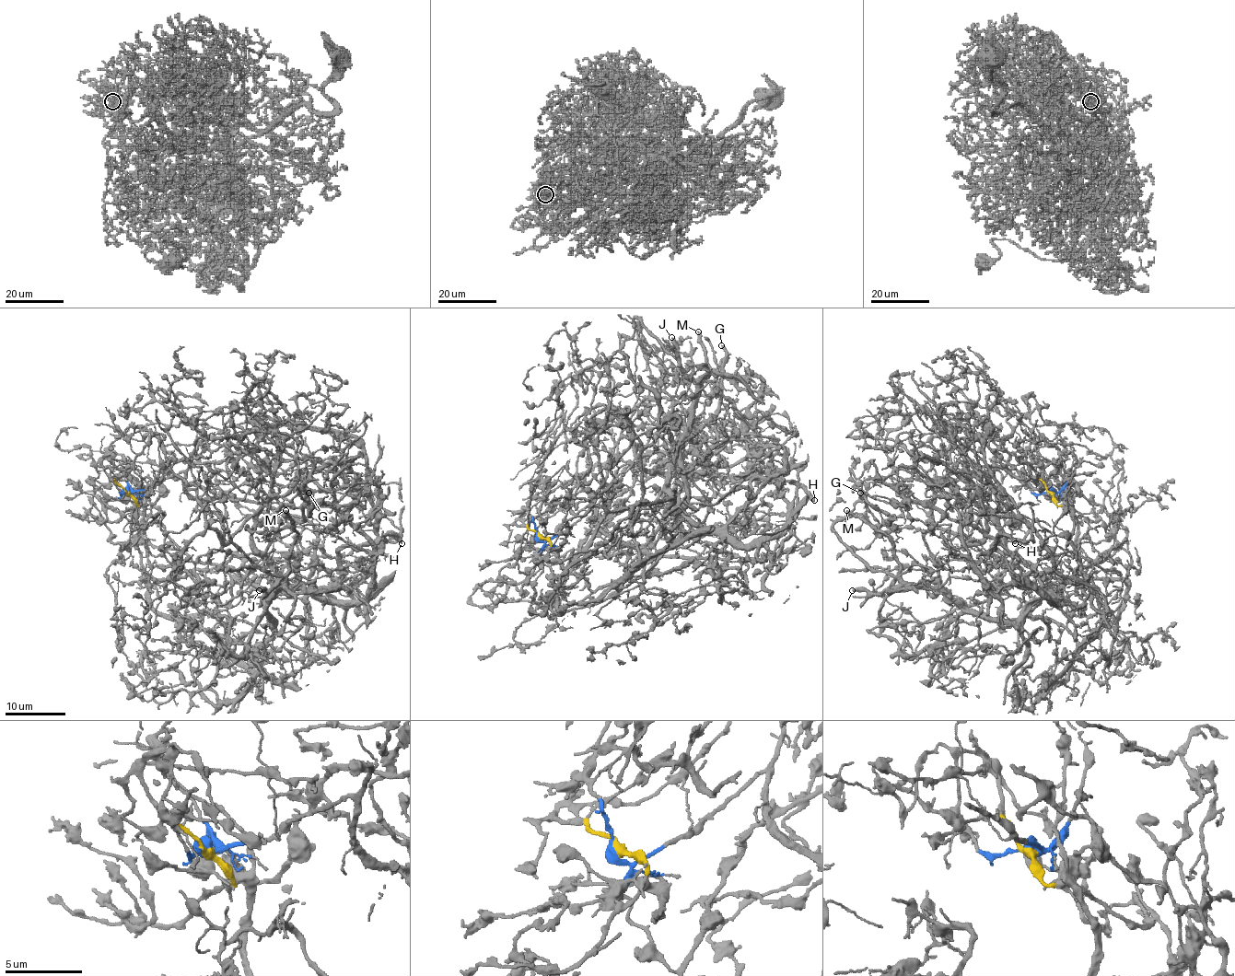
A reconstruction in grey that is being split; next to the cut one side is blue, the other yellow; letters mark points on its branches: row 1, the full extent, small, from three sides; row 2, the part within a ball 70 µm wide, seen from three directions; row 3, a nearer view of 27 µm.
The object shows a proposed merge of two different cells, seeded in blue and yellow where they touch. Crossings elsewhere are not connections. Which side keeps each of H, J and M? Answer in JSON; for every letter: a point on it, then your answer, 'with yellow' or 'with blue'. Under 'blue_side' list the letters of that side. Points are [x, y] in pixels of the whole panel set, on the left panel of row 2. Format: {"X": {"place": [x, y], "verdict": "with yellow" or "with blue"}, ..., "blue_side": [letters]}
{"H": {"place": [401, 543], "verdict": "with yellow"}, "J": {"place": [259, 590], "verdict": "with yellow"}, "M": {"place": [285, 510], "verdict": "with yellow"}, "blue_side": []}

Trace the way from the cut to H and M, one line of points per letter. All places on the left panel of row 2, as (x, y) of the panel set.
H: (125, 493), (142, 507), (146, 562), (184, 552), (272, 591), (329, 588), (342, 546), (401, 543)
M: (125, 493), (142, 507), (146, 562), (231, 566), (267, 591), (275, 621), (268, 602), (297, 534), (285, 510)

